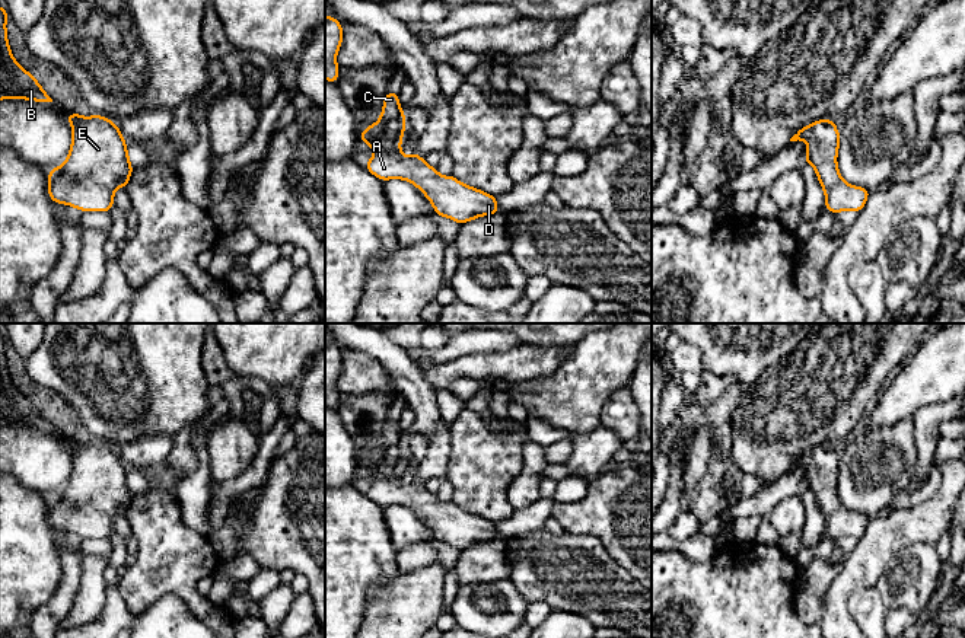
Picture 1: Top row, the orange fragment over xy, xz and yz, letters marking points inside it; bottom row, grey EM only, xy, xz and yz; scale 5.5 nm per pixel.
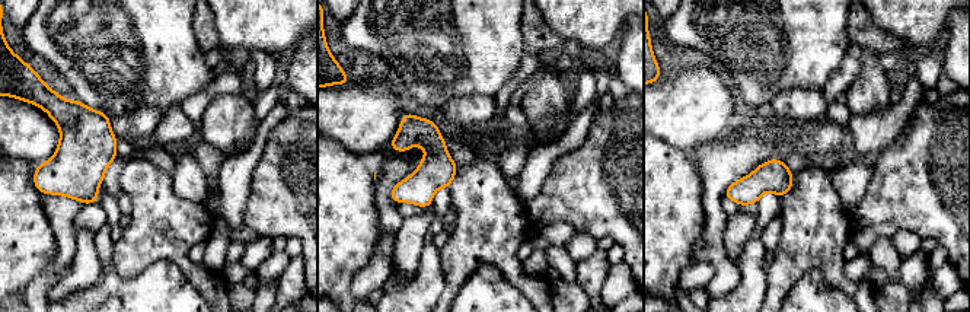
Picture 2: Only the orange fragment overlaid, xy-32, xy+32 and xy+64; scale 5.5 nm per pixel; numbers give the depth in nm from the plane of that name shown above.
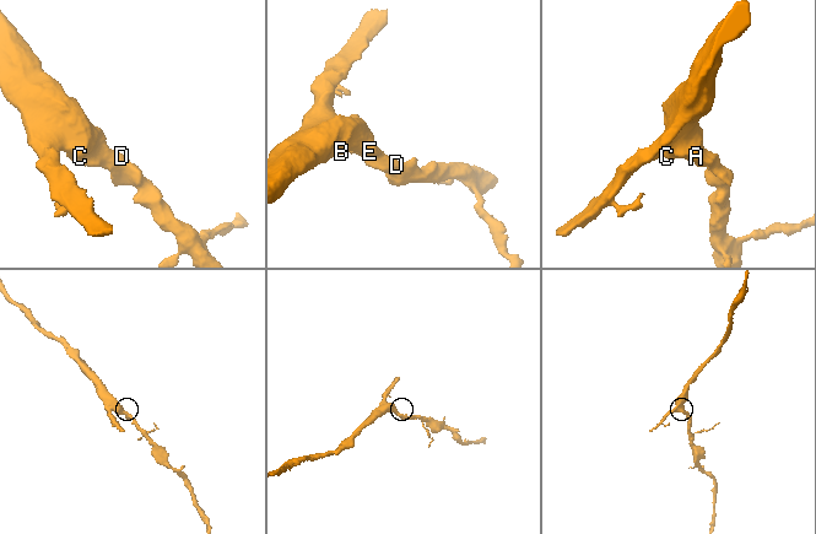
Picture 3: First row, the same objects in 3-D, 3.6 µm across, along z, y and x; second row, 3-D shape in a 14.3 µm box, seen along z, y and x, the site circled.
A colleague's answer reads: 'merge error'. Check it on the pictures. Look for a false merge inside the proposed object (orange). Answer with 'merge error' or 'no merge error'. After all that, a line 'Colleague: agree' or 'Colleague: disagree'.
no merge error
Colleague: disagree

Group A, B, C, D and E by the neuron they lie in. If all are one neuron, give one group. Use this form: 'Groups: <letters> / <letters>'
Groups: A B C D E

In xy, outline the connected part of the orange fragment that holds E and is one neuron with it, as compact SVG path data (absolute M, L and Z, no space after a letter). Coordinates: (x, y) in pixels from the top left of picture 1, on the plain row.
M67 441L73 453L66 488L48 500L48 521L80 537L111 537L118 513L127 516L133 492L127 469L106 443Z

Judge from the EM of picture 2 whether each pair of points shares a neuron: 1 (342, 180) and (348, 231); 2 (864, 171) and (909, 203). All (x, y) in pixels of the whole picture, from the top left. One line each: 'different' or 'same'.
1: same
2: different

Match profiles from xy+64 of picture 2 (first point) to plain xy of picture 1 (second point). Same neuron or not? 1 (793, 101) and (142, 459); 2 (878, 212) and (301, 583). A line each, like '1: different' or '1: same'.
1: same
2: different

